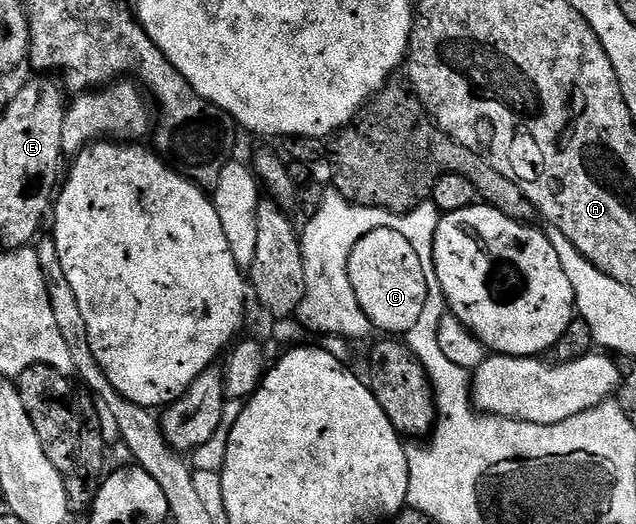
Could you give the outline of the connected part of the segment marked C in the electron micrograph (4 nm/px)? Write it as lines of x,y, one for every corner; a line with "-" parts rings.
372,231
357,246
350,258
349,273
357,301
373,327
385,335
399,337
407,335
415,327
423,313
427,297
425,272
413,249
406,245
402,236
393,232

